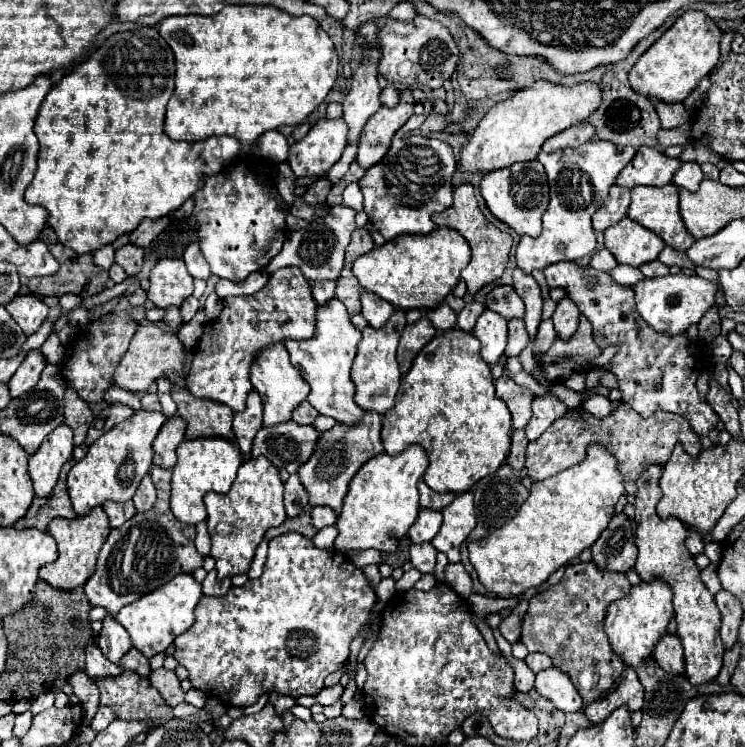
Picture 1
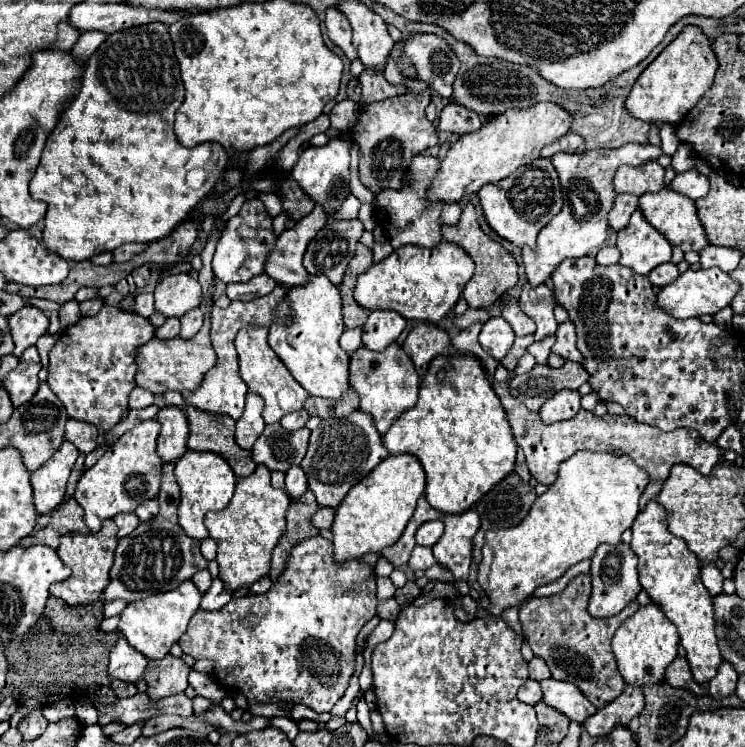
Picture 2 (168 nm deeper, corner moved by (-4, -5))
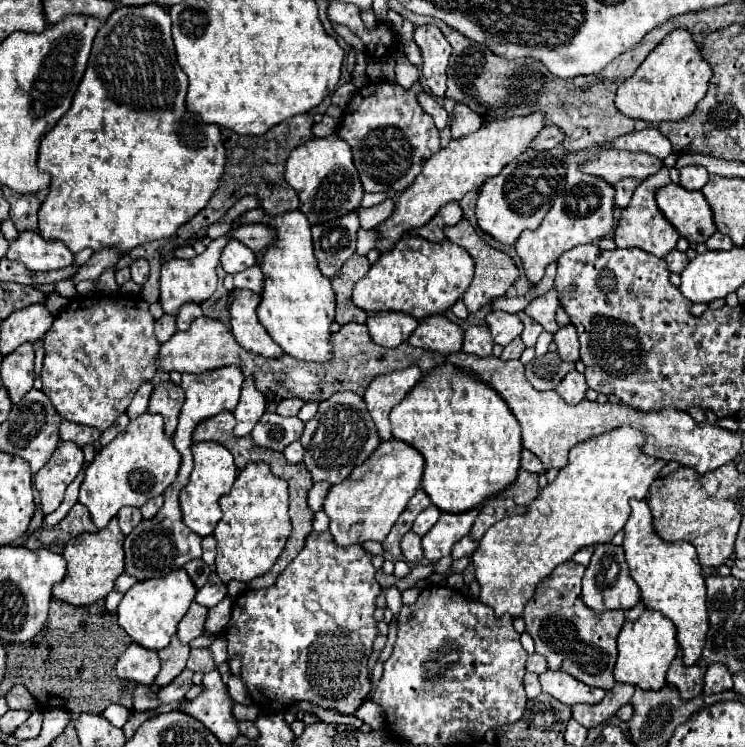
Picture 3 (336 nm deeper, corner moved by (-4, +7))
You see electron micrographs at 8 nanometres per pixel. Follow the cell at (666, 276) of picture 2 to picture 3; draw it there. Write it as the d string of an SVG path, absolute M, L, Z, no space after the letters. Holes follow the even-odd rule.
M671 250L671 252L665 256L665 262L667 262L667 268L669 268L669 272L681 274L681 270L687 266L689 258L685 256L685 252L679 252L679 250Z

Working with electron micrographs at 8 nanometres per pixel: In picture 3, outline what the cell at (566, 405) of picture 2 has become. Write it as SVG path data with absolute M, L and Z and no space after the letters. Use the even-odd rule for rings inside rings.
M577 370L569 372L561 382L559 386L555 388L555 392L567 402L567 404L577 404L585 398L585 392L587 392L587 382L585 382L585 376L579 374Z

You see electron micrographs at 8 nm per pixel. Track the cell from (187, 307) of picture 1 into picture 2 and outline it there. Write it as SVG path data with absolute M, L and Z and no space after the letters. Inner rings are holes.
M199 308L189 310L185 316L181 316L181 332L179 332L179 336L185 338L185 340L191 338L191 336L195 336L195 334L199 332L201 324L203 324L203 314L201 314L201 310L199 310Z

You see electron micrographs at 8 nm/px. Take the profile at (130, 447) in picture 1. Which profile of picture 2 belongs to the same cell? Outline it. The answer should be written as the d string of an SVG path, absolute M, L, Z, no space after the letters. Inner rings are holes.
M145 420L137 424L133 430L125 432L91 470L79 478L75 500L85 510L85 522L93 534L101 530L103 520L121 512L135 512L135 508L145 500L157 498L163 472L163 460L157 456L159 430L161 424L157 420Z

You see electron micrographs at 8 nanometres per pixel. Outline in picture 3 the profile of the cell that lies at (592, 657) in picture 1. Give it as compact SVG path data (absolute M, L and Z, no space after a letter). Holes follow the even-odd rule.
M573 560L559 564L537 584L533 598L525 604L523 620L527 632L535 640L535 652L547 658L551 670L563 670L587 686L609 690L615 686L613 668L617 660L617 634L629 610L603 614L589 610L581 600L583 572L585 566L573 564Z

